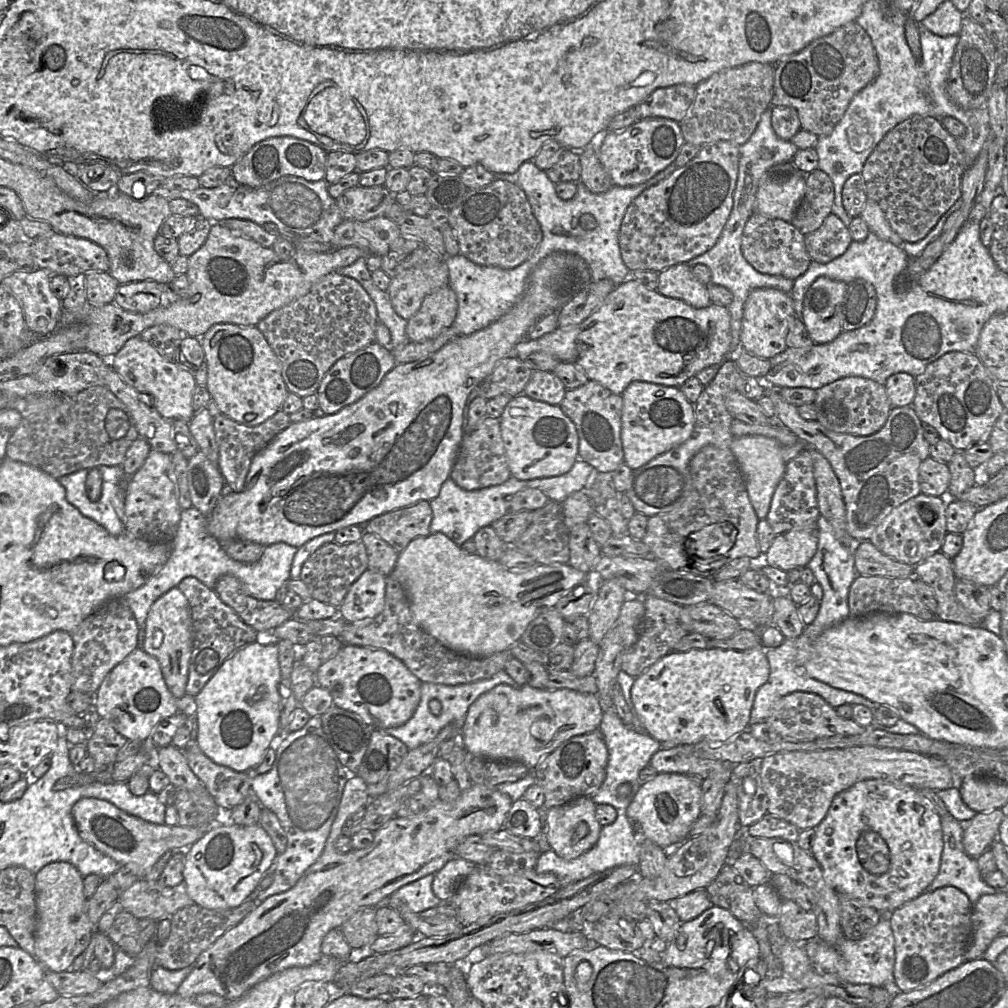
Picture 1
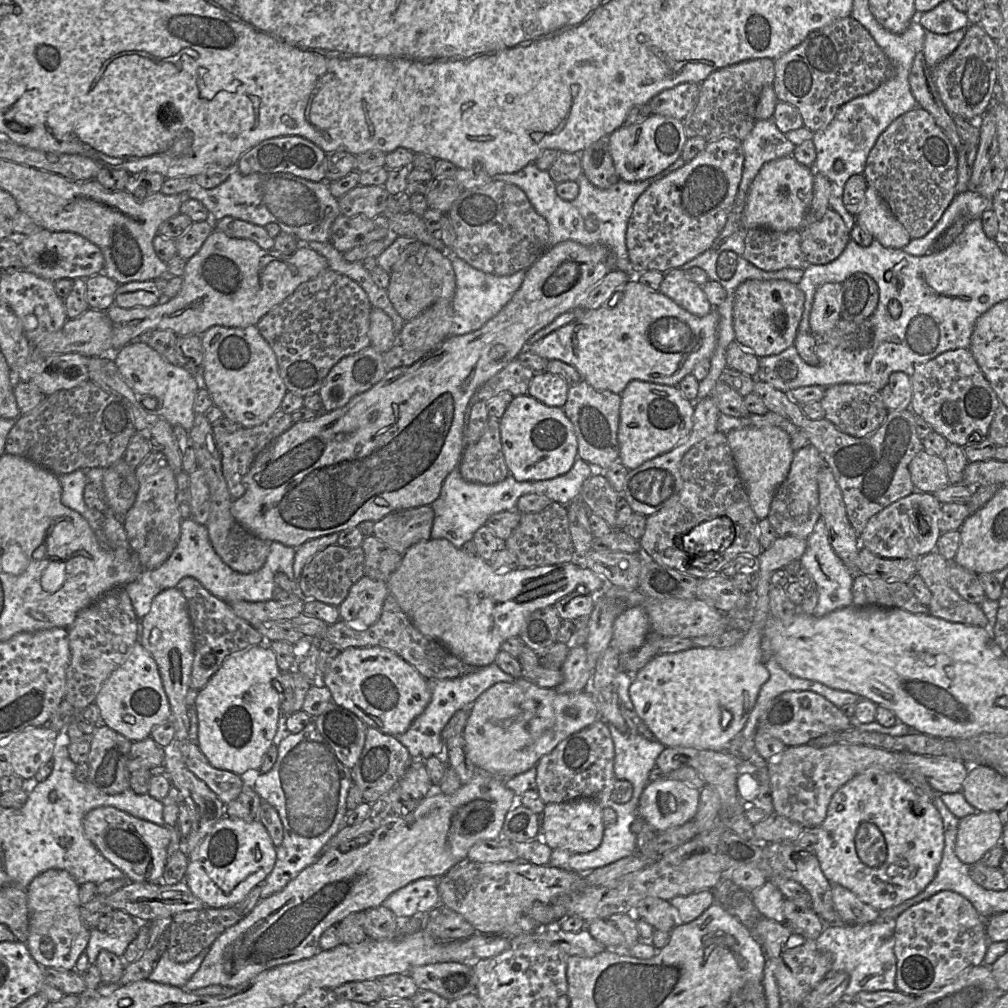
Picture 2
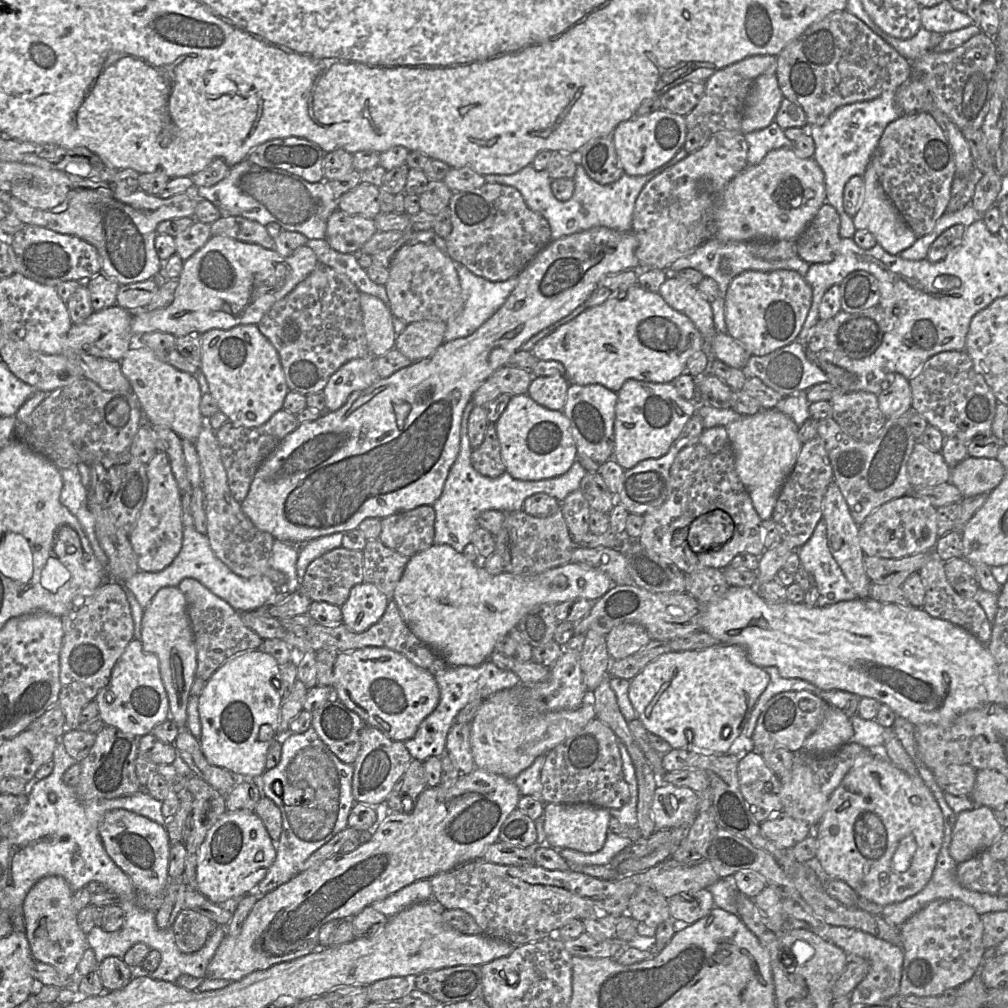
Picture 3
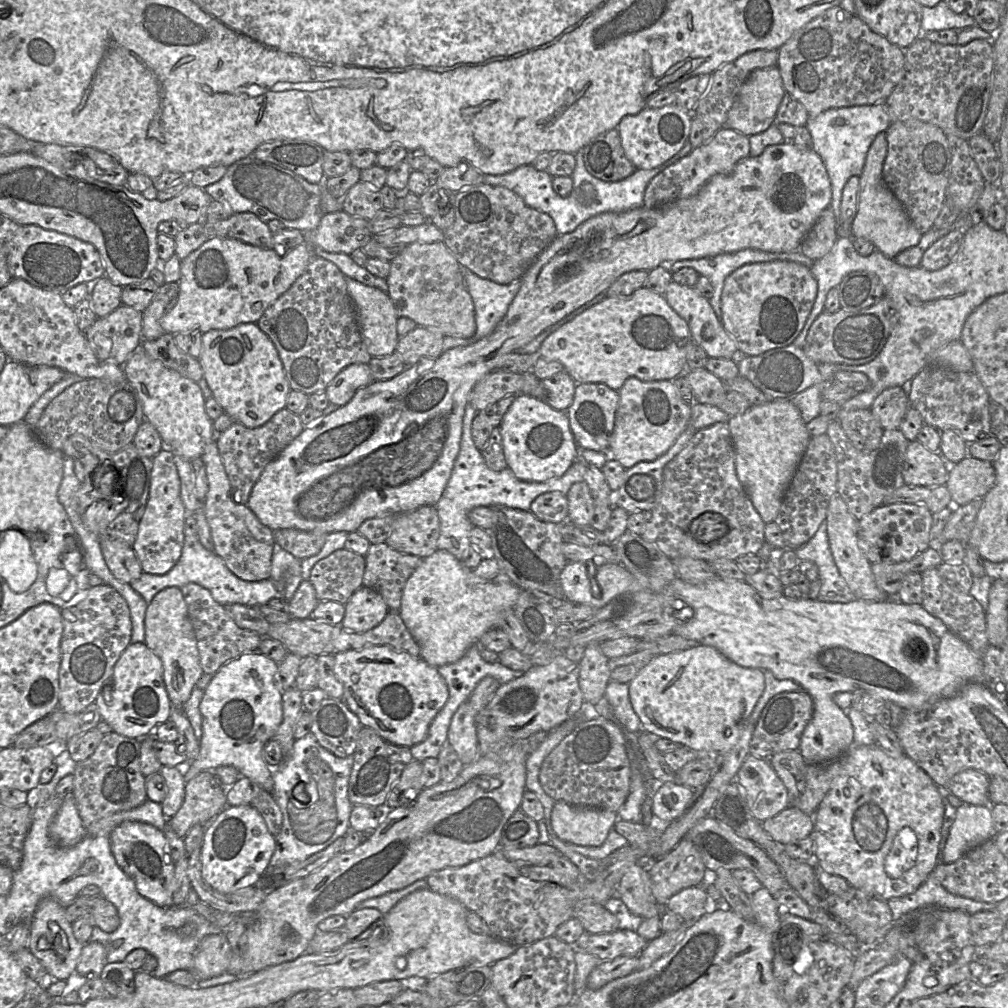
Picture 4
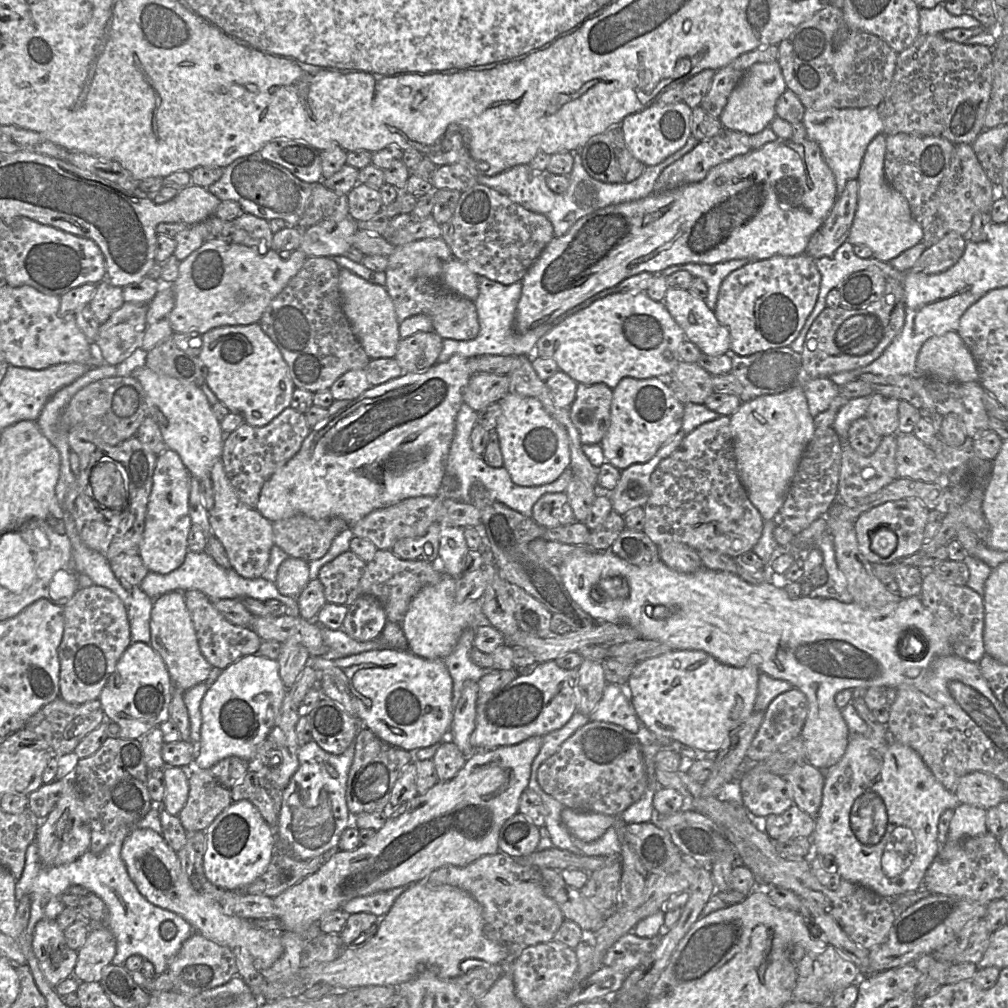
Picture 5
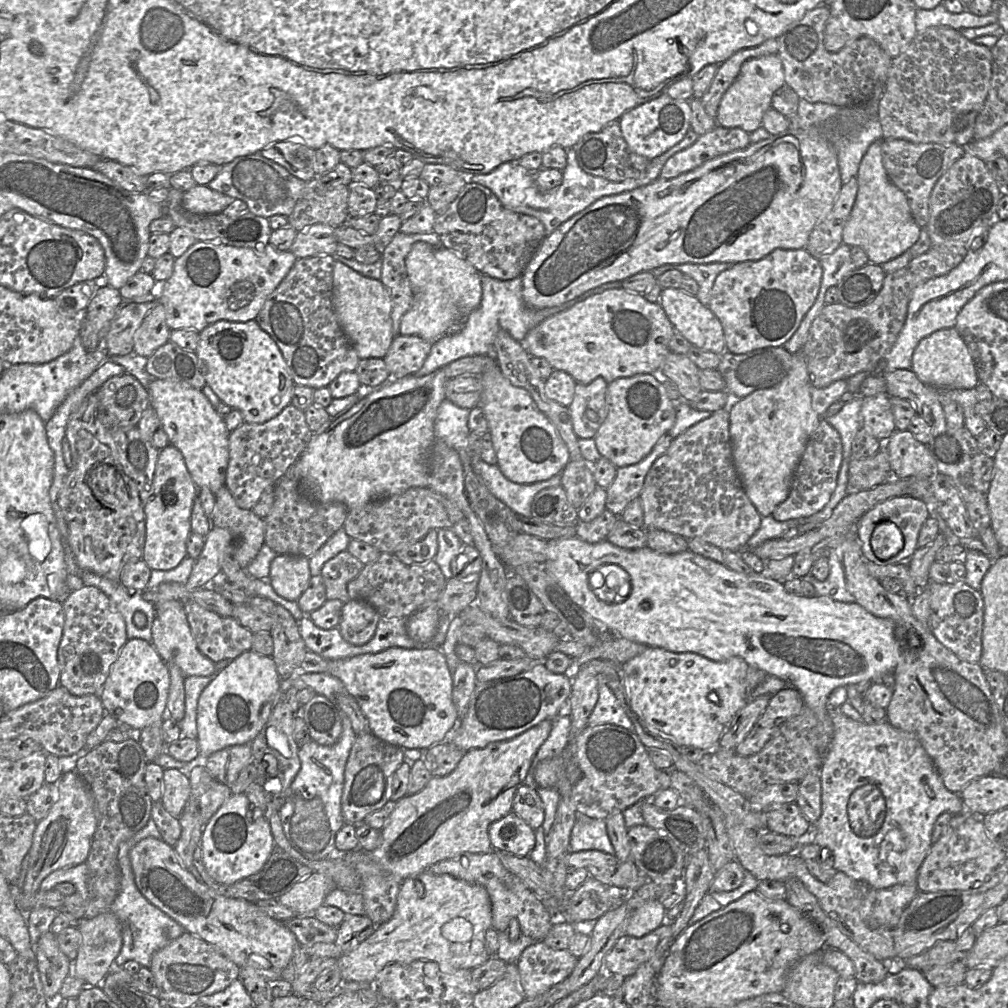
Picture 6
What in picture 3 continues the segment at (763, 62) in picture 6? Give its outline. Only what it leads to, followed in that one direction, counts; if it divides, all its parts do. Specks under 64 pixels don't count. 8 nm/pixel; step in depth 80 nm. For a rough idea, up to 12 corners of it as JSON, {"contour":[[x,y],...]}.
{"contour":[[776,74],[757,77],[741,132],[770,125],[783,98]]}

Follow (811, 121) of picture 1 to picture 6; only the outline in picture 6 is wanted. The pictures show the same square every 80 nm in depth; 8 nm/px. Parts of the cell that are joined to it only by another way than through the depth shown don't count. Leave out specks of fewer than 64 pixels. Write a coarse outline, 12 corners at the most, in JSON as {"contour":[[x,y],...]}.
{"contour":[[821,4],[776,38],[809,103],[878,104],[893,58],[869,37],[836,53]]}

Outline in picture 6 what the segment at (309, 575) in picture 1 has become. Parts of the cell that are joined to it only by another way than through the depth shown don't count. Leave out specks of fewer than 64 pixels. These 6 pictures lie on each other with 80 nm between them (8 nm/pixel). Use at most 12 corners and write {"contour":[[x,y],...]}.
{"contour":[[348,550],[322,567],[328,600],[346,603],[364,564]]}

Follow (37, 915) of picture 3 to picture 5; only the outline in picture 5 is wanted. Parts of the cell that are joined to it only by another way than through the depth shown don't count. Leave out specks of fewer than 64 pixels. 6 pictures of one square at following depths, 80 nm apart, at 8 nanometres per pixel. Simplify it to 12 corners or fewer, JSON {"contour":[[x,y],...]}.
{"contour":[[41,920],[32,949],[52,987],[74,975],[78,952],[56,920]]}

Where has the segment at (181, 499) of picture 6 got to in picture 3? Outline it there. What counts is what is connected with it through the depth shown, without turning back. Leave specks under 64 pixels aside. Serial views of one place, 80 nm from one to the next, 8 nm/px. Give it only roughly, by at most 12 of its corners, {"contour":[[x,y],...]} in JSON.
{"contour":[[165,452],[146,467],[129,539],[139,570],[166,568],[182,547],[181,491]]}

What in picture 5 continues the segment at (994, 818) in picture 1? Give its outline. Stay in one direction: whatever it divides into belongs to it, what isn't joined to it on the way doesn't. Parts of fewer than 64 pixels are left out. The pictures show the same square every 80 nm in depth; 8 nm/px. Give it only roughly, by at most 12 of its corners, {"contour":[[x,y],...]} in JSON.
{"contour":[[959,803],[938,856],[950,859],[961,840],[987,833],[985,809]]}

